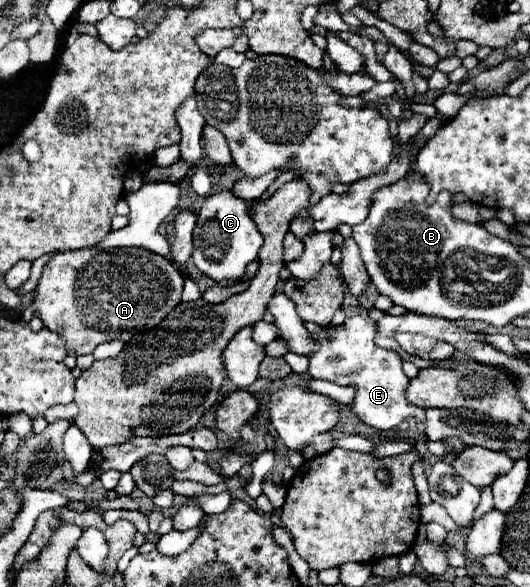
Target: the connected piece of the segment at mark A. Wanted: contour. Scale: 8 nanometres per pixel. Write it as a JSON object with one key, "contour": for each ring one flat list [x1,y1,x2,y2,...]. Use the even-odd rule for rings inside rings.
{"contour":[[79,249,79,251,61,251,55,253,43,267,39,285,35,289,31,307,39,313,43,325,67,341,67,351,75,351,77,355,93,353,93,349,107,341,129,341,133,335,147,331,161,323,167,313,179,305,183,291,183,277,161,255,155,255,147,249]]}

